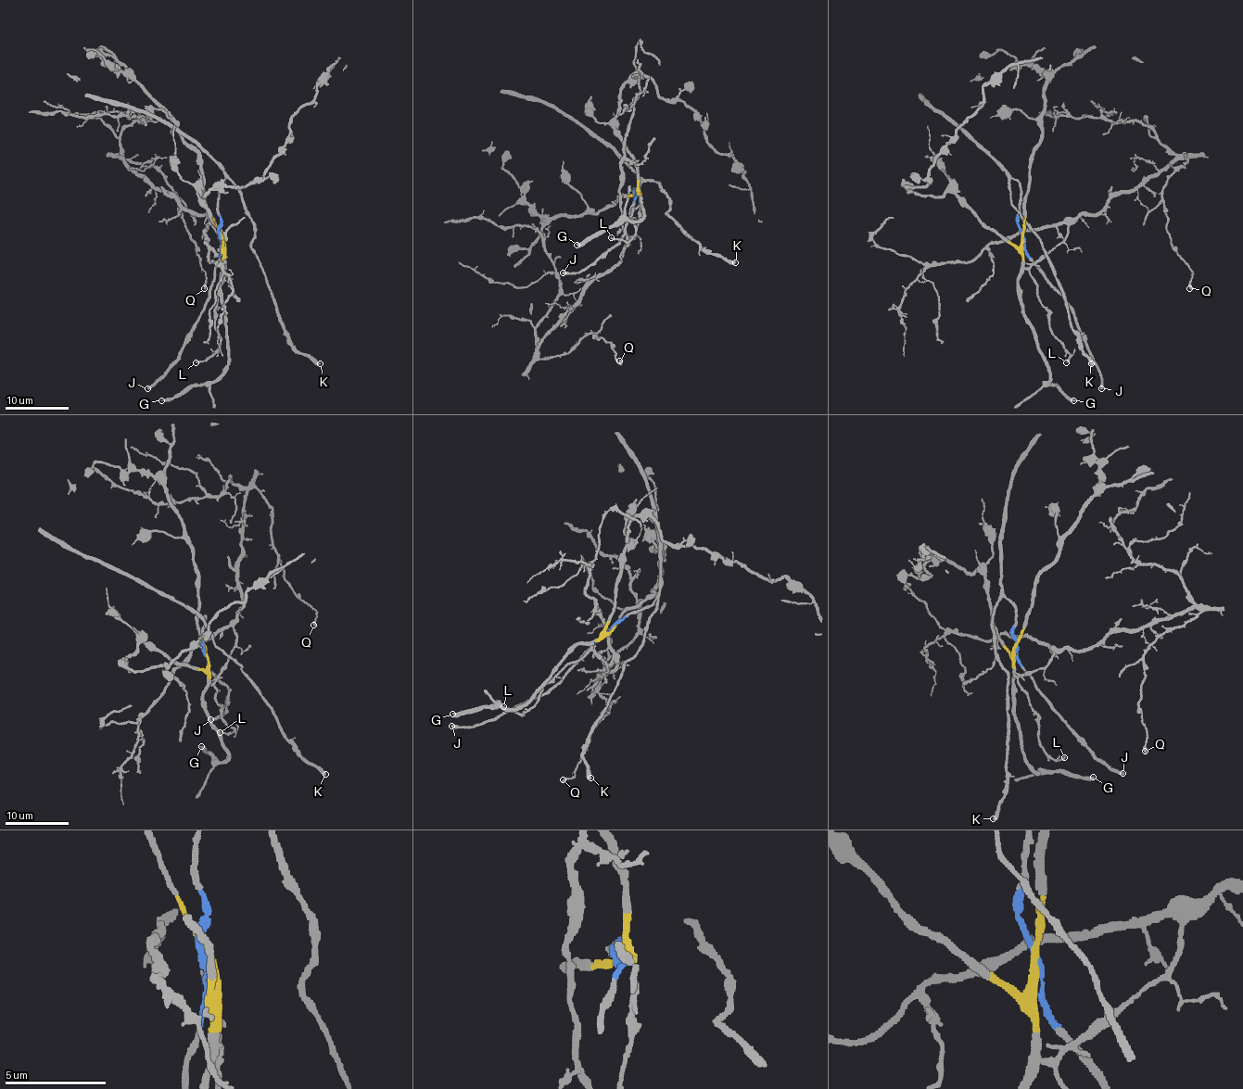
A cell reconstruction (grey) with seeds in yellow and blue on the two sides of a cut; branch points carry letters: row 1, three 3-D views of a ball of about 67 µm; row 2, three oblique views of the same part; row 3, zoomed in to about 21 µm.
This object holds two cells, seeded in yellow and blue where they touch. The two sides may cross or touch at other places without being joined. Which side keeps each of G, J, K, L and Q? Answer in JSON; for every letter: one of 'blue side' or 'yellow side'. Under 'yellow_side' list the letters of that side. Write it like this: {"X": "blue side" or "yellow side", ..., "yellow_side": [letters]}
{"G": "yellow side", "J": "blue side", "K": "blue side", "L": "yellow side", "Q": "yellow side", "yellow_side": ["G", "L", "Q"]}

